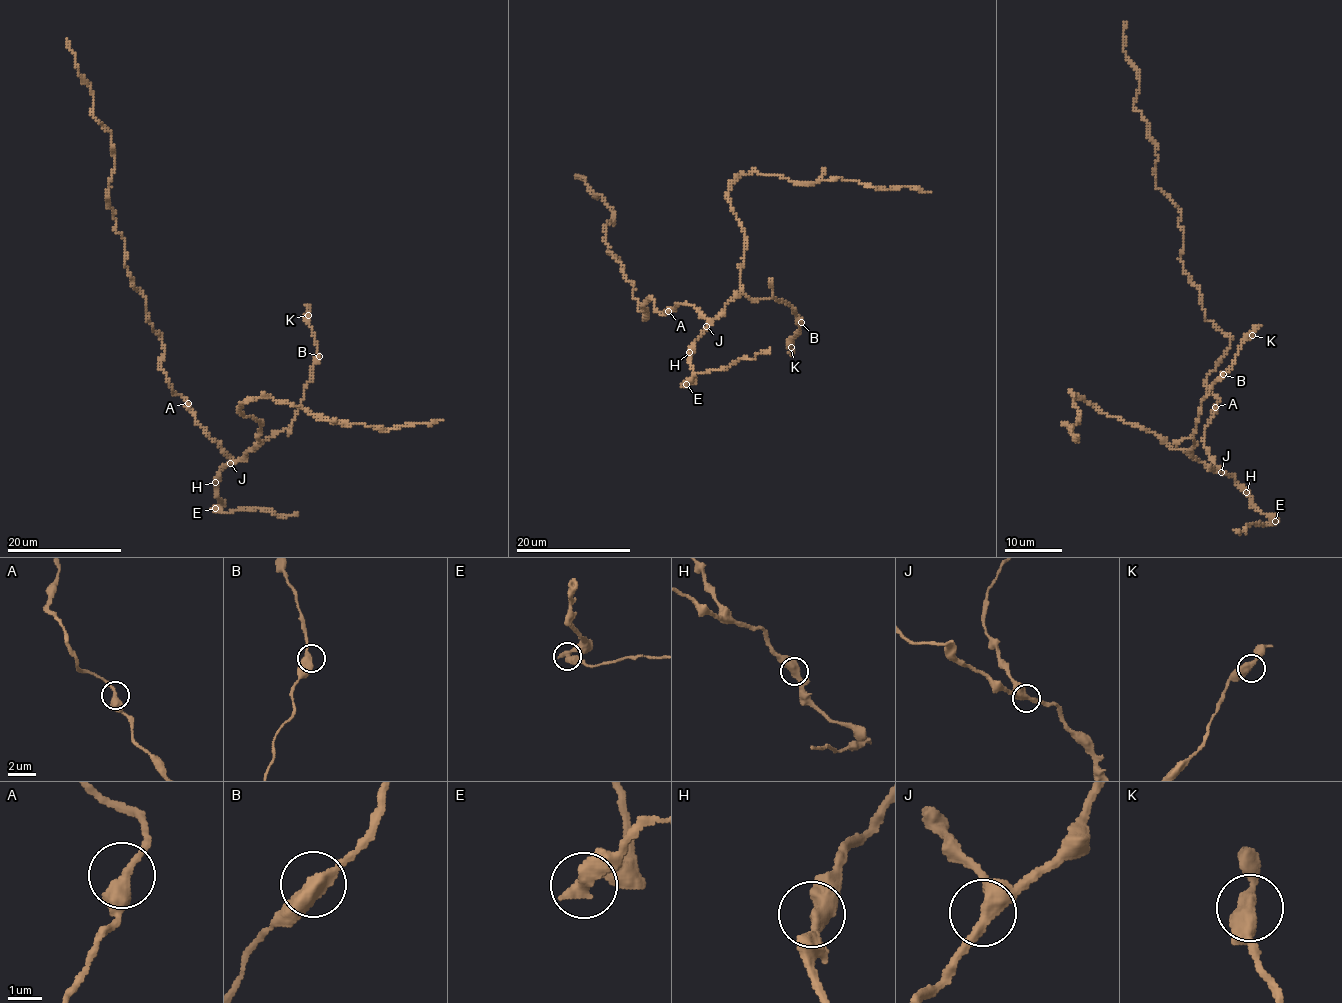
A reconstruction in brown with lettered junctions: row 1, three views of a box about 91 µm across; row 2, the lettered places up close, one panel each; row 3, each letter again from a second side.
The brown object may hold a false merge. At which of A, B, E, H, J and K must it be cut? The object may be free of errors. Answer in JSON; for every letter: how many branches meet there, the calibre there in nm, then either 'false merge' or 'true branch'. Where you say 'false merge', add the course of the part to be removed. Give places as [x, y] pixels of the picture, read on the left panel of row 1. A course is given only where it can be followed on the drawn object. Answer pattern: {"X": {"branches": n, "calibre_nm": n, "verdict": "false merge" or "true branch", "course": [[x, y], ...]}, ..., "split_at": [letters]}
{"A": {"branches": 2, "calibre_nm": 440, "verdict": "true branch"}, "B": {"branches": 2, "calibre_nm": 460, "verdict": "true branch"}, "E": {"branches": 2, "calibre_nm": 460, "verdict": "false merge", "course": [[216, 508], [228, 512], [255, 508], [281, 515], [298, 513]]}, "H": {"branches": 2, "calibre_nm": 480, "verdict": "true branch"}, "J": {"branches": 2, "calibre_nm": 460, "verdict": "true branch"}, "K": {"branches": 2, "calibre_nm": 460, "verdict": "true branch"}, "split_at": ["E"]}

